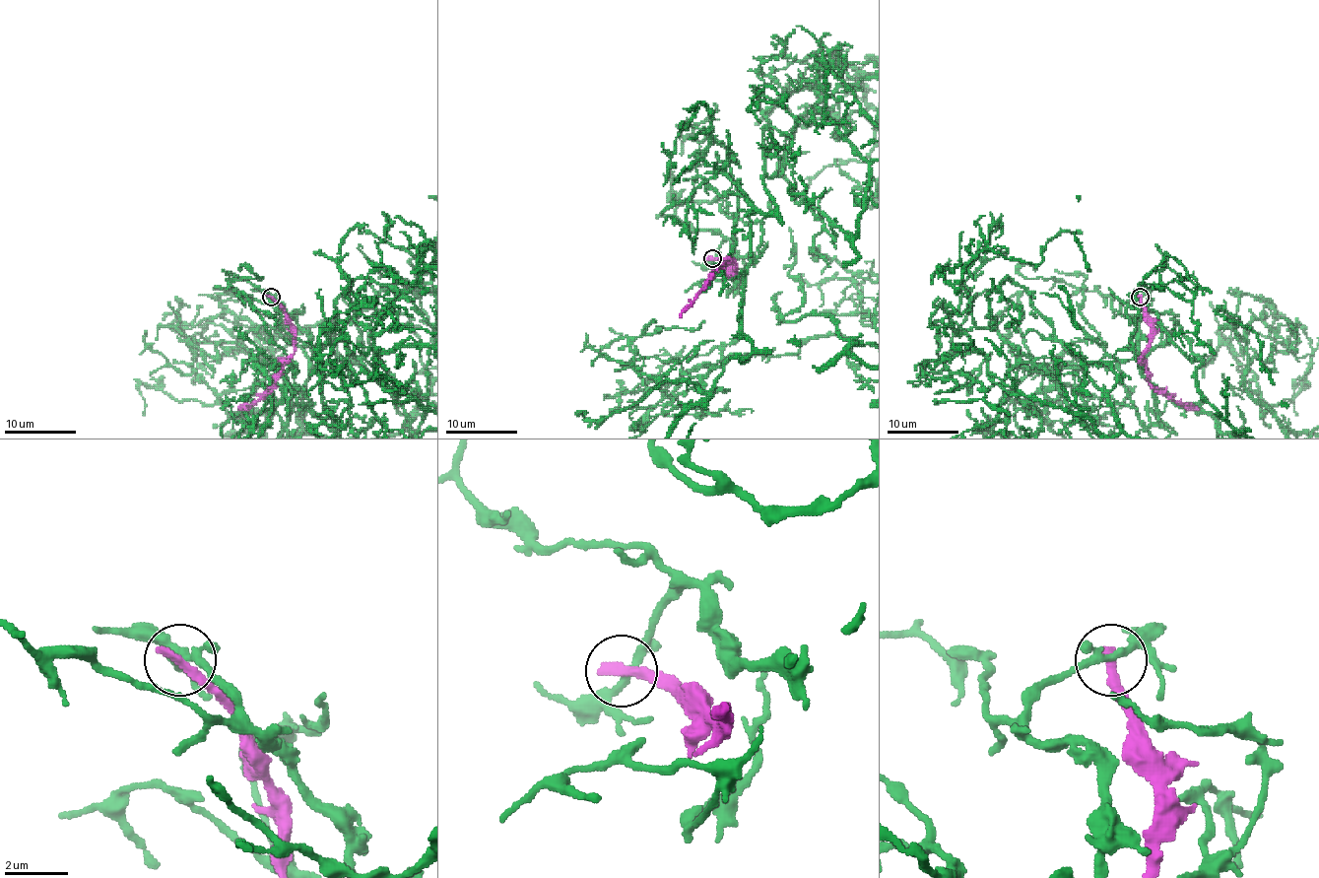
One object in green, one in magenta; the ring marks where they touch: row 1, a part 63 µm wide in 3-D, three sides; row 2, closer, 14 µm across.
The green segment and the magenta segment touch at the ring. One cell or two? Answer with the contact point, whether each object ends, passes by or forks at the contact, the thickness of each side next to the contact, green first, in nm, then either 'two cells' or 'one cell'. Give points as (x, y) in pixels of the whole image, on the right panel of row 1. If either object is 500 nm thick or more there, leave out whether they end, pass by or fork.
at (1140, 297); green forks there; magenta ends there; 200 nm thick on the green side, 320 nm on the other; two cells

